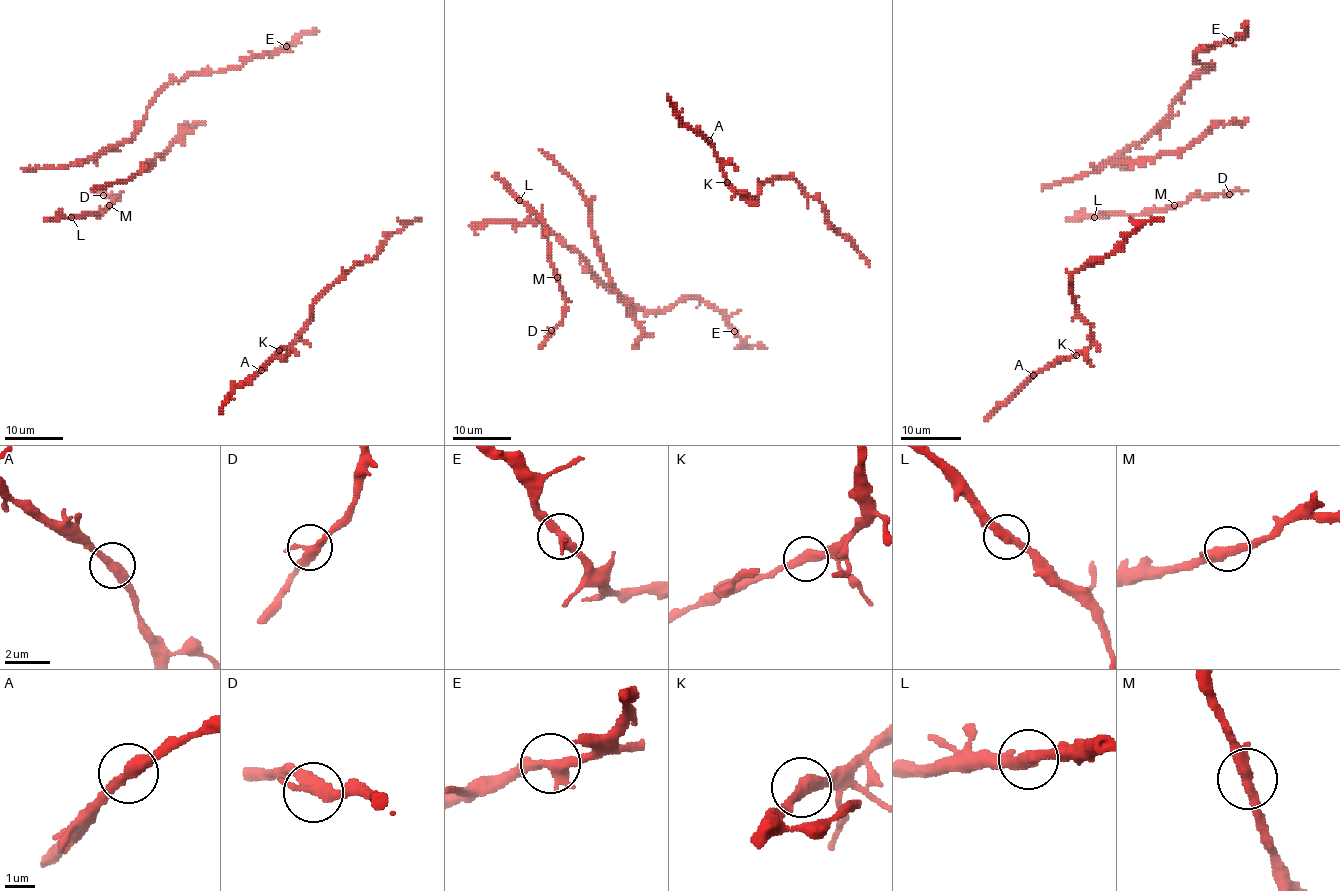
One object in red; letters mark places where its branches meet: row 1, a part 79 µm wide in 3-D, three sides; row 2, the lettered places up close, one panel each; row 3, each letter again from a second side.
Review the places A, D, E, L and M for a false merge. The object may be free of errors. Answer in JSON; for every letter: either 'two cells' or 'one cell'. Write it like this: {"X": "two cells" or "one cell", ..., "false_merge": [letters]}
{"A": "one cell", "D": "one cell", "E": "one cell", "L": "one cell", "M": "one cell", "false_merge": []}

